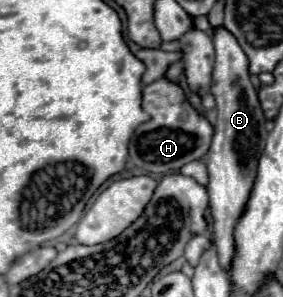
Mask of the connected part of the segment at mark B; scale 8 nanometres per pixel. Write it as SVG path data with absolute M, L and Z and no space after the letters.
M217 27L213 31L215 43L215 67L211 93L217 101L217 125L209 153L205 155L205 165L209 169L209 205L213 217L211 239L217 249L219 263L225 271L231 269L231 259L235 255L235 239L233 229L239 217L245 211L245 205L251 197L251 189L257 175L257 163L263 153L263 145L267 141L265 115L257 99L257 91L249 79L249 61L233 33L225 27Z

